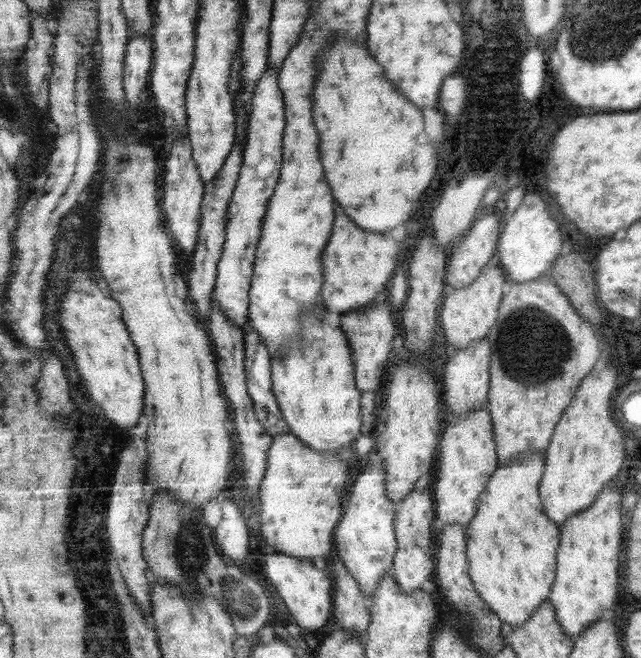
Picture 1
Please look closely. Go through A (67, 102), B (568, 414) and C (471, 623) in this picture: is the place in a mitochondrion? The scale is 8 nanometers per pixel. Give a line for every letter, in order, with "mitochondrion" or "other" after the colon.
A: other
B: other
C: mitochondrion

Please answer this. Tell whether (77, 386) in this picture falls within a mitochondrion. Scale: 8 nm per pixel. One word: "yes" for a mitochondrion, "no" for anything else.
no

